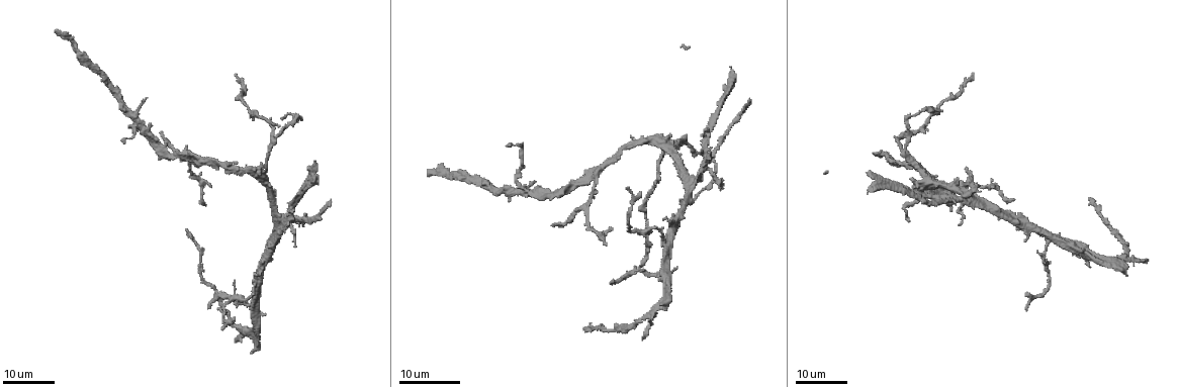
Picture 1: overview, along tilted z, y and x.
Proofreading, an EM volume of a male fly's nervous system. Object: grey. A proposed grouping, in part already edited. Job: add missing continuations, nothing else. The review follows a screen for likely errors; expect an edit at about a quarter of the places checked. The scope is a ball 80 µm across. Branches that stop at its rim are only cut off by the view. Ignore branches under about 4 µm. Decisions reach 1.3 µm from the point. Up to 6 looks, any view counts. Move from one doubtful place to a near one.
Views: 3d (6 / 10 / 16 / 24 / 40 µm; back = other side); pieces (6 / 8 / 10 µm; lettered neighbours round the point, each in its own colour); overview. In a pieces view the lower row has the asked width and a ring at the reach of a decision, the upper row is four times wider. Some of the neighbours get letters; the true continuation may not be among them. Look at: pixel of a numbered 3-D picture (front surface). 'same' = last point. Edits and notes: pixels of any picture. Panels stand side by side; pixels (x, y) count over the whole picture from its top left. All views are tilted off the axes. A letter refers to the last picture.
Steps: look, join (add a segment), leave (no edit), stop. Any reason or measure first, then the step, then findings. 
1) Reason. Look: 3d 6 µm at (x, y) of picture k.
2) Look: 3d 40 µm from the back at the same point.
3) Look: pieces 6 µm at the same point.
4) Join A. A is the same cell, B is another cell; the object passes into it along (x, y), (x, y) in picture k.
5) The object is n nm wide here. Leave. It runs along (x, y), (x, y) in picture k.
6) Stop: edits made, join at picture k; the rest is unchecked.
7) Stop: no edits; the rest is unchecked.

End of a long branch. Look: 3d 16 µm at (186, 231) of picture 1.

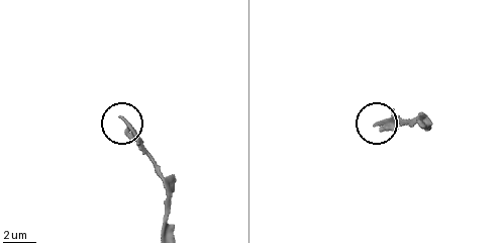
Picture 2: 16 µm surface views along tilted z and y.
Look: pieces 10 µm at (124, 120) of picture 2.

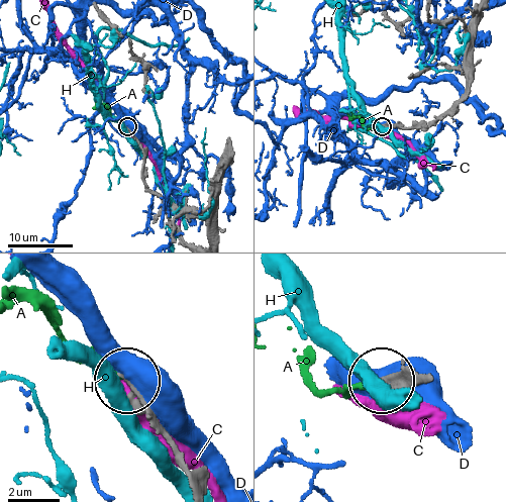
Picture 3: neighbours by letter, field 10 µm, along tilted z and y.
Join A. A is the same cell, C, D and H are other cells; the object passes into it along (427, 382), (322, 391), (307, 362) in picture 3; it goes on there.

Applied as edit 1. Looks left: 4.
An open end. Look: 3d 24 µm at (992, 188) of picture 1.

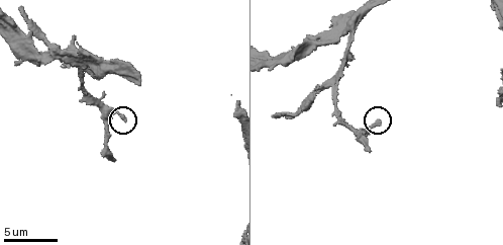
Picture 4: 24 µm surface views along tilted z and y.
Look: pieces 10 µm at (124, 119) of picture 4.

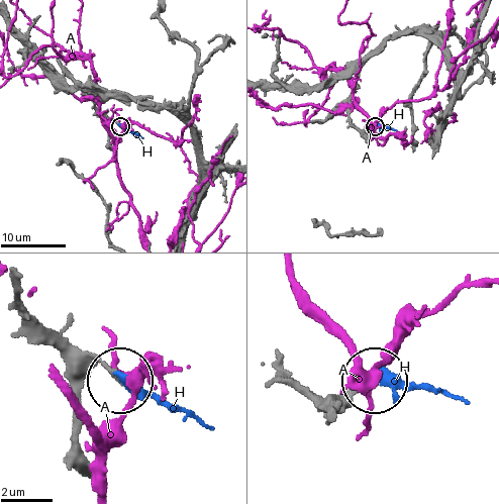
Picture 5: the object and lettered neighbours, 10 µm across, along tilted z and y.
The object is 280 nm wide here. Join H. H is the same cell, A is another cell; it goes on there.

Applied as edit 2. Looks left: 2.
Branch stops here. Look: 3d 10 µm at (274, 117) of picture 4.

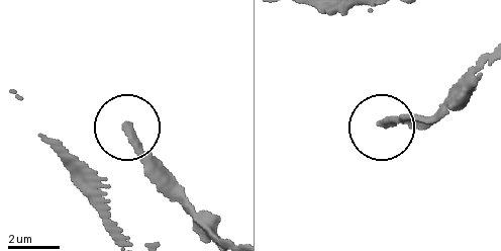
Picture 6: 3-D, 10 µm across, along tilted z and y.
Look: pieces 10 µm at (129, 124) of picture 6.

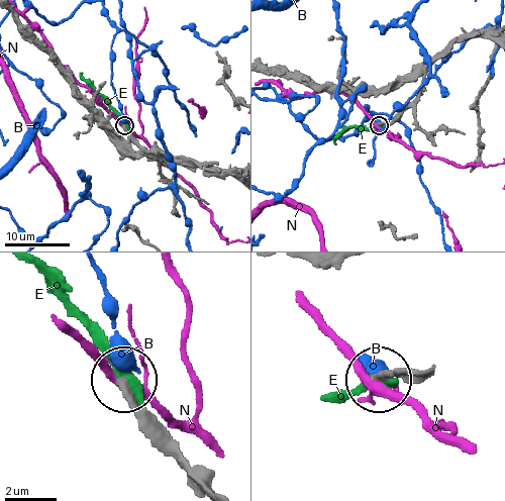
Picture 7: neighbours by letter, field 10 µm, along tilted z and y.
Join E. E is the same cell, B and N are other cells; the object passes into it along (428, 369), (409, 378), (382, 377), (349, 398), (329, 397) in picture 7; it goes on there.

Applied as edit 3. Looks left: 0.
Stop: edits made, join at picture 3, join at picture 5, join at picture 7; the rest is unchecked.

